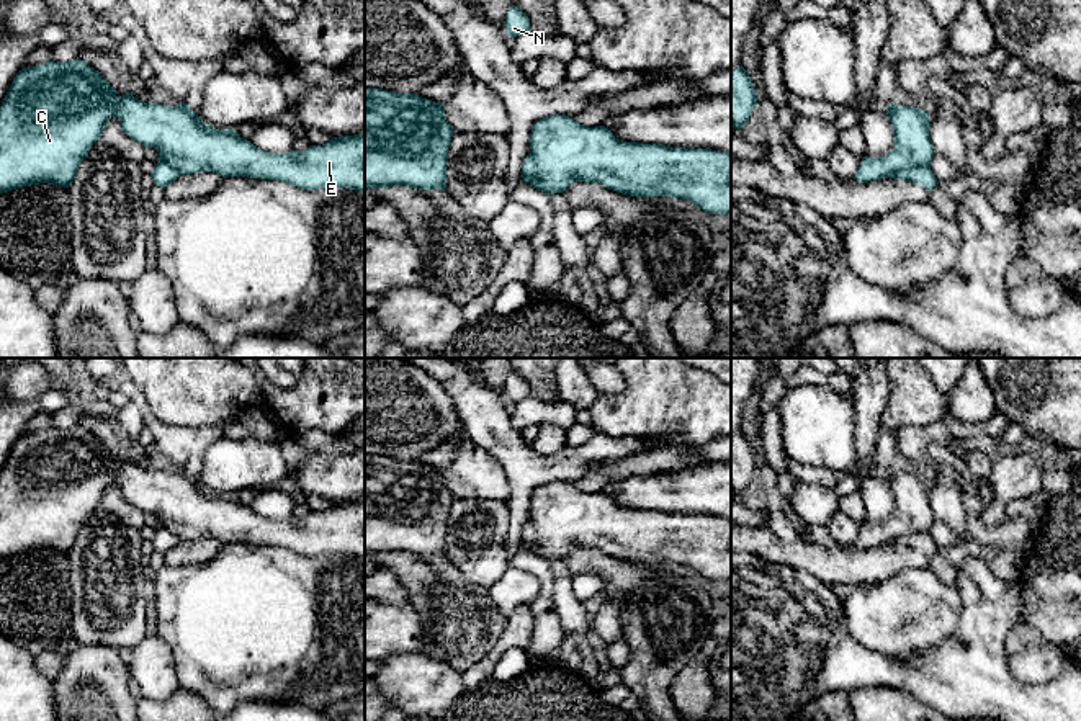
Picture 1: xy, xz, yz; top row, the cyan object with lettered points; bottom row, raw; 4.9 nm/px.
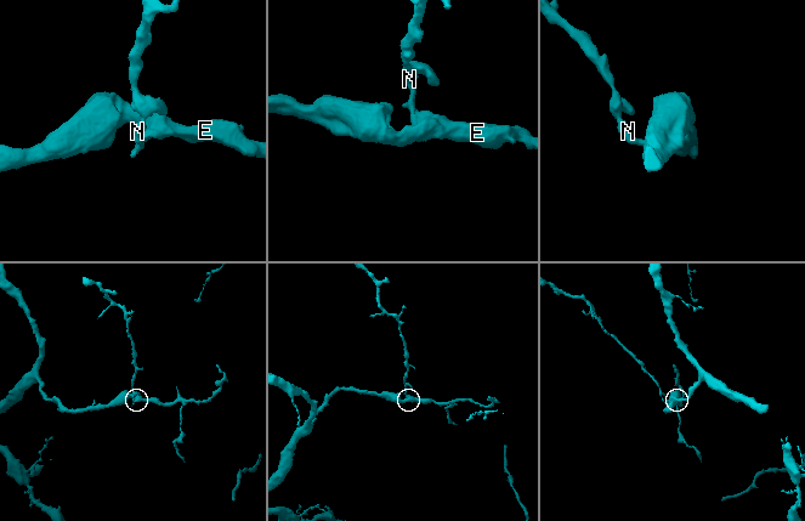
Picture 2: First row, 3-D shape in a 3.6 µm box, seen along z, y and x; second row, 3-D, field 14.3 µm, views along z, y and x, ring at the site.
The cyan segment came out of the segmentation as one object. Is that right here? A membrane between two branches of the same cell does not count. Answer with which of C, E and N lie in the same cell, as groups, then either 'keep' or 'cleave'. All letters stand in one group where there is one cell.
C E / N; cleave

